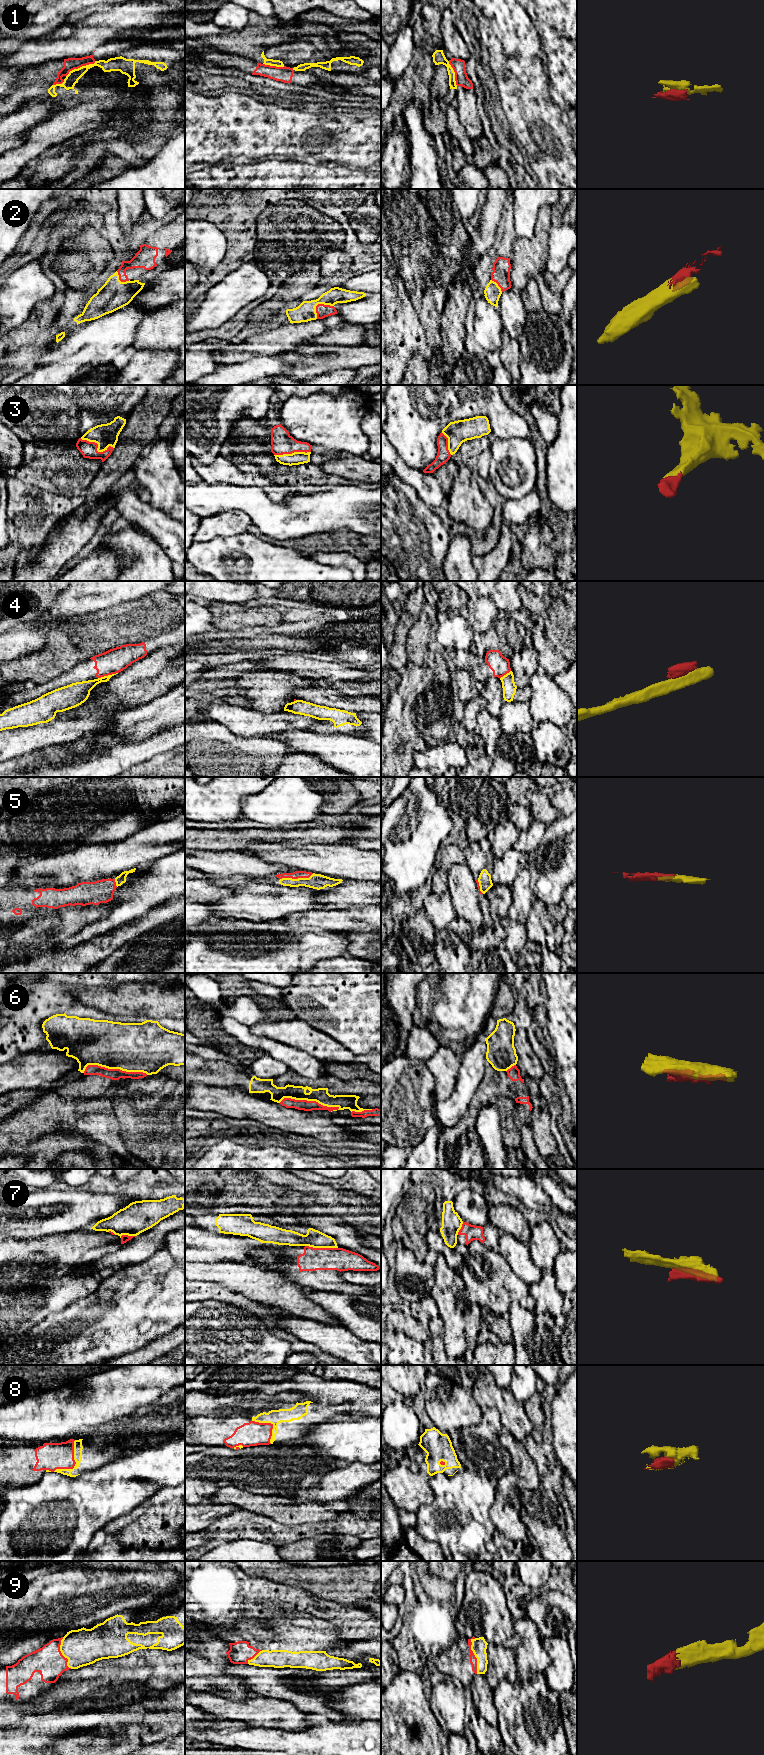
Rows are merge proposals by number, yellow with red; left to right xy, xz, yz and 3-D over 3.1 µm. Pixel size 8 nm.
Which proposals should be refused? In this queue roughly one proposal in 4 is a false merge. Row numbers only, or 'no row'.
1, 4, 6, 7

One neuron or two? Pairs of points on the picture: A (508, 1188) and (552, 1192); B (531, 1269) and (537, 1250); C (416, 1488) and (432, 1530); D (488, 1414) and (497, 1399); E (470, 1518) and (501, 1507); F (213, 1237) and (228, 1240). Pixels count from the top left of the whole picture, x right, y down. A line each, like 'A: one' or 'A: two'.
A: two
B: two
C: two
D: two
E: two
F: one

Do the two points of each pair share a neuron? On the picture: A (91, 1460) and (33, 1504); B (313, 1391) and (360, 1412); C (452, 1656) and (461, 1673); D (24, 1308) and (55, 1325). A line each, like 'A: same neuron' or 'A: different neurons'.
A: different neurons
B: same neuron
C: same neuron
D: different neurons

